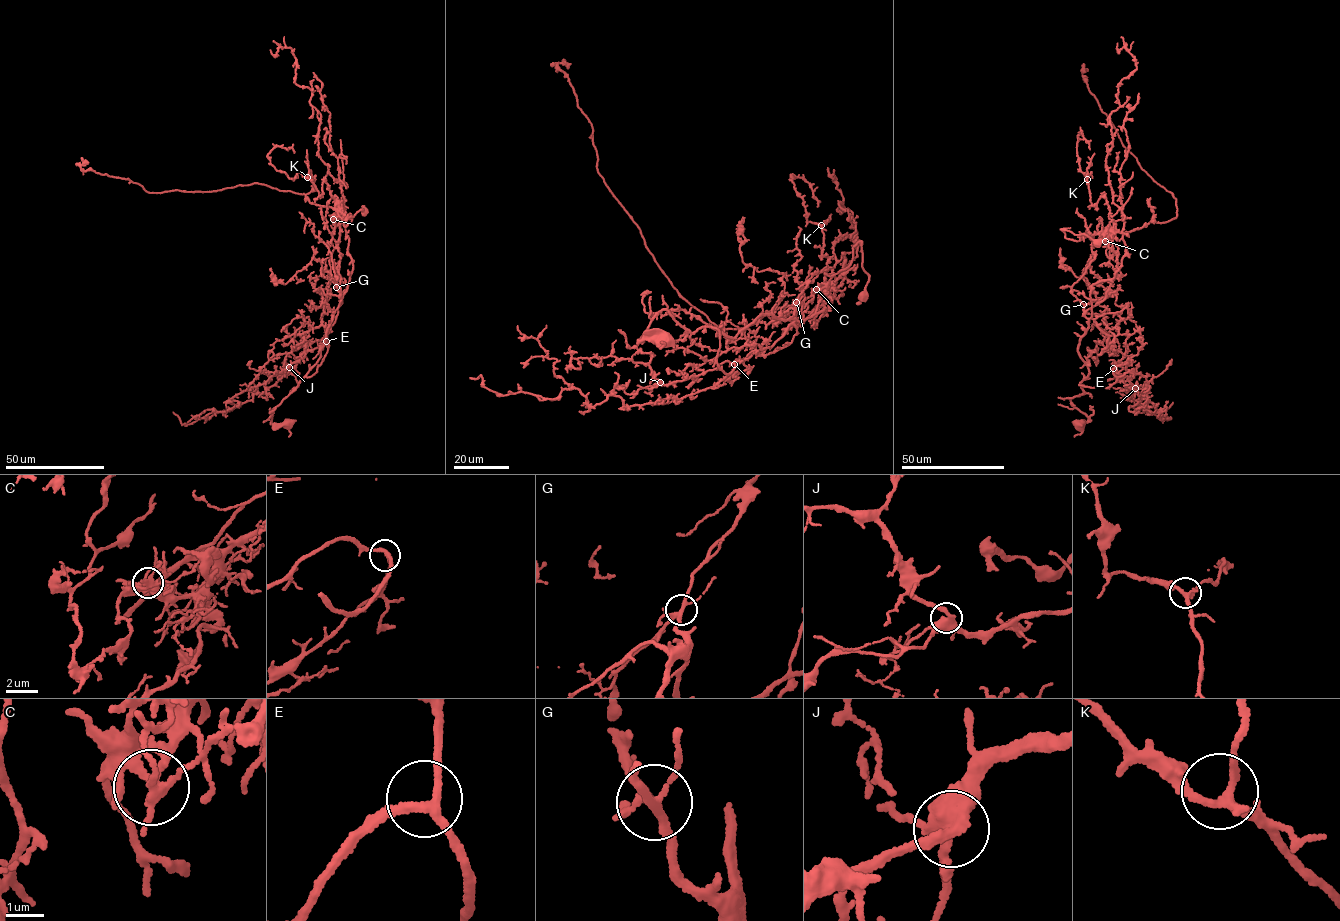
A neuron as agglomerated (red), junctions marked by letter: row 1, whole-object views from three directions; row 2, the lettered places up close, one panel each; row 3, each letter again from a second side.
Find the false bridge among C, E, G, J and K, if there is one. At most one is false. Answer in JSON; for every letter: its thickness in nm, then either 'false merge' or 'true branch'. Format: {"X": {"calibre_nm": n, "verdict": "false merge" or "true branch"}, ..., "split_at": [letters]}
{"C": {"calibre_nm": 200, "verdict": "false merge"}, "E": {"calibre_nm": 220, "verdict": "true branch"}, "G": {"calibre_nm": 240, "verdict": "true branch"}, "J": {"calibre_nm": 440, "verdict": "true branch"}, "K": {"calibre_nm": 240, "verdict": "true branch"}, "split_at": ["C"]}

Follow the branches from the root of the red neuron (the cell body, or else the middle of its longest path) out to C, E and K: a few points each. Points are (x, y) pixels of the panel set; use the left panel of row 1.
C: (288, 424), (271, 424), (272, 410), (320, 357), (341, 300), (333, 219)
E: (288, 424), (271, 424), (272, 410), (295, 389), (299, 381), (317, 371), (328, 348), (326, 341)
K: (288, 424), (271, 424), (272, 410), (320, 357), (341, 300), (342, 213), (328, 184), (319, 195), (307, 177)

